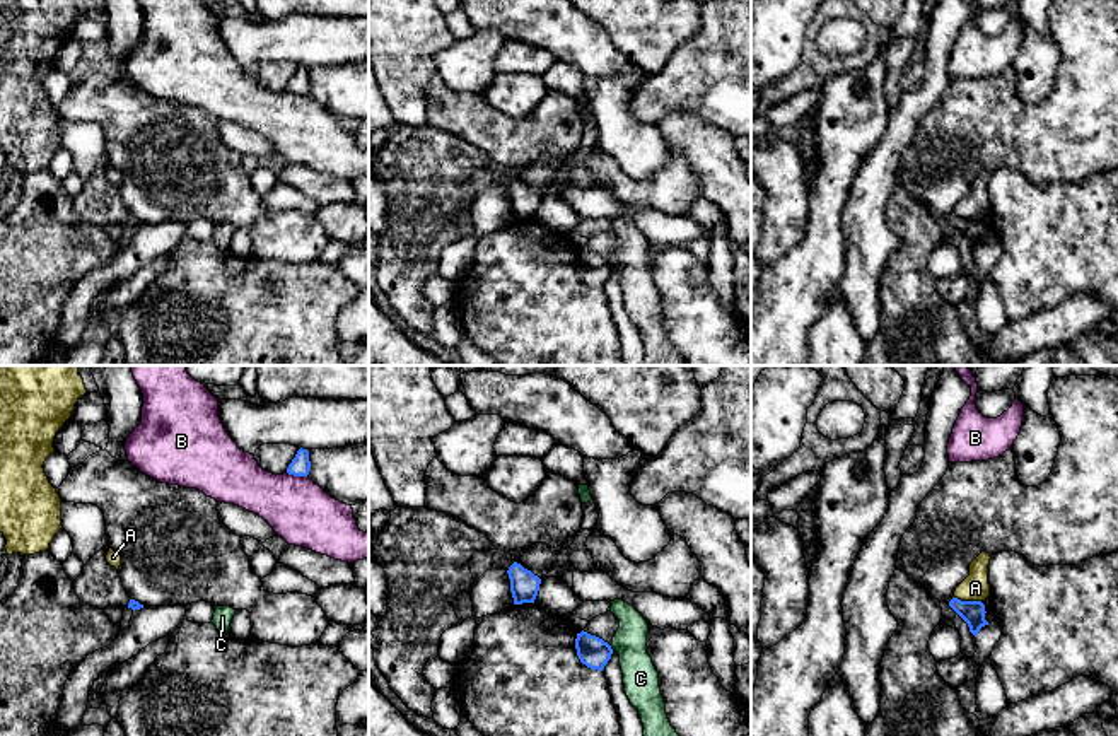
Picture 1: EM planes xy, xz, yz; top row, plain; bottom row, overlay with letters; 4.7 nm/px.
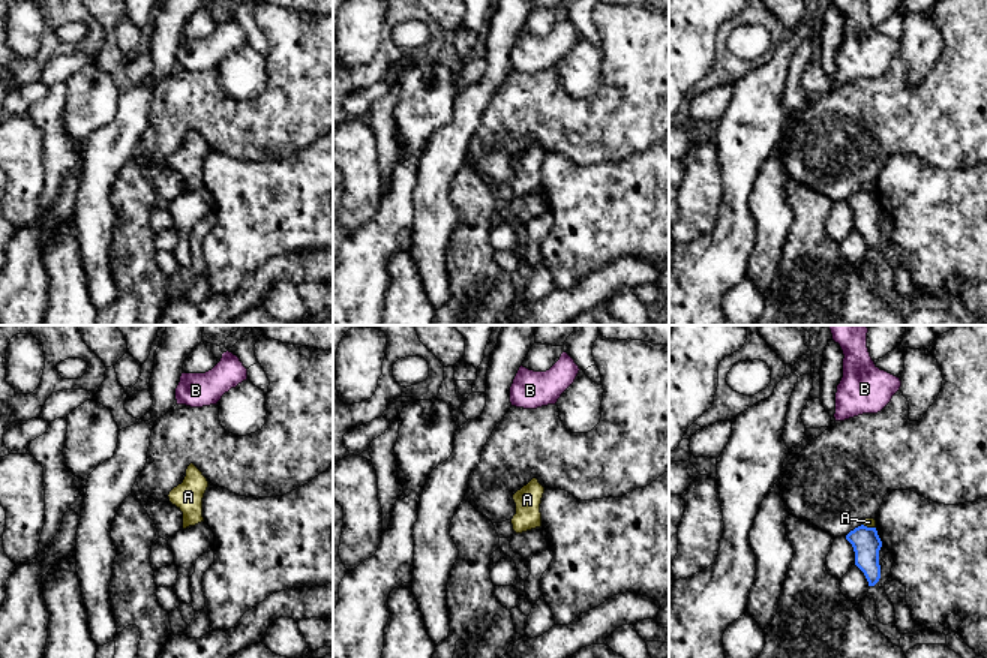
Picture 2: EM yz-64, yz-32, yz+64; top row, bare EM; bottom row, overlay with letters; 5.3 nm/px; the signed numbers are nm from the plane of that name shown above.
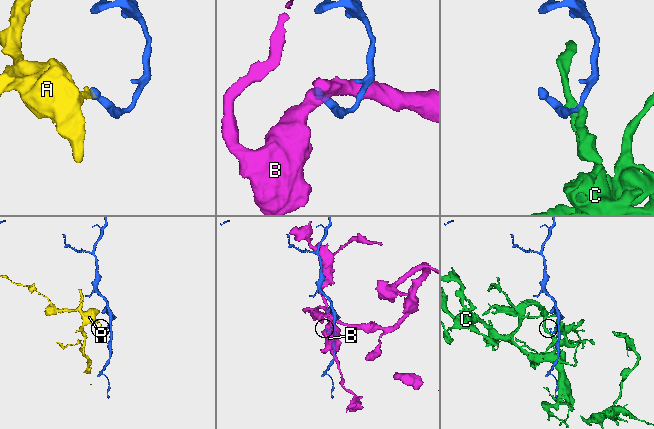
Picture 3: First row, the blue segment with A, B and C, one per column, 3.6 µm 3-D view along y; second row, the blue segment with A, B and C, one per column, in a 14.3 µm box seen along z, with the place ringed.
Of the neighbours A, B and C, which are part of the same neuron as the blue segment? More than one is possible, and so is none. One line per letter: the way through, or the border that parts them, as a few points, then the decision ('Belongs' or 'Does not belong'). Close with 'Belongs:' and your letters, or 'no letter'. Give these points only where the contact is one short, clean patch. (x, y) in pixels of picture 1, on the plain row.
A: Boundary: yz (954, 214), (980, 219). Does not belong
B: Boundary: xy (287, 89), (306, 94). Does not belong
C: Boundary: xz (610, 263), (613, 267). Does not belong
Belongs: no letter

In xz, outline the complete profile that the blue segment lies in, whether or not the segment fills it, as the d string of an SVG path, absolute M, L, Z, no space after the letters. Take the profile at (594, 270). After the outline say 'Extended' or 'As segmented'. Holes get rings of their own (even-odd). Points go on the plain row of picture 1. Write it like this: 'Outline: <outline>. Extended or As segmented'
Outline: M584 248L577 251L575 266L580 280L597 289L604 287L613 272L608 260Z. As segmented

